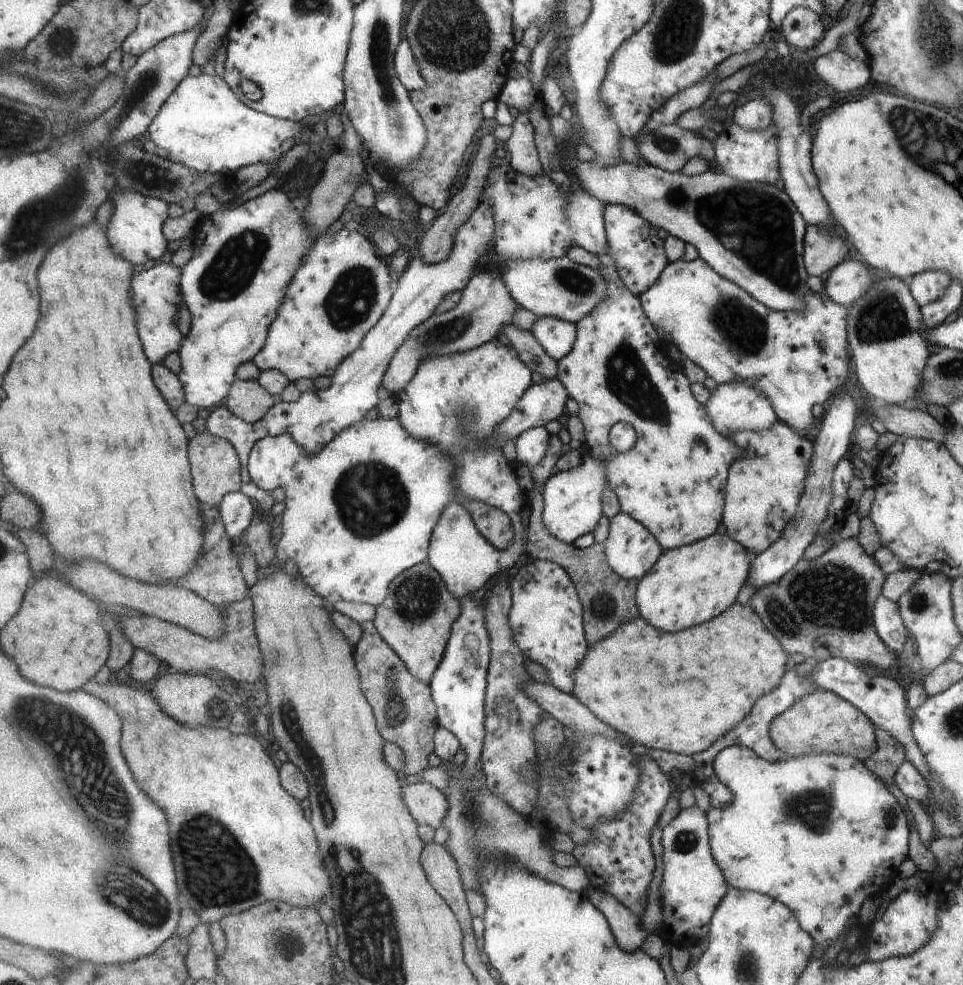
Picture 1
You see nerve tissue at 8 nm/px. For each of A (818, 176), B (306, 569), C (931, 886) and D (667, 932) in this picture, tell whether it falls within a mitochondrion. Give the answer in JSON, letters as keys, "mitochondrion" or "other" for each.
{"A":"other","B":"other","C":"other","D":"other"}

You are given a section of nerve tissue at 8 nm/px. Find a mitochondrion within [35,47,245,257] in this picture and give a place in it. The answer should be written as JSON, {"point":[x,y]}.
{"point":[171,185]}

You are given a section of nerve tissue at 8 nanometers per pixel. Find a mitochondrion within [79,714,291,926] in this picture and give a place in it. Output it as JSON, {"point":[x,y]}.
{"point":[223,885]}

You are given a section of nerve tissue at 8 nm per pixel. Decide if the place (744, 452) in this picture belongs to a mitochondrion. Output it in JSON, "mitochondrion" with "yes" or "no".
{"mitochondrion":"no"}

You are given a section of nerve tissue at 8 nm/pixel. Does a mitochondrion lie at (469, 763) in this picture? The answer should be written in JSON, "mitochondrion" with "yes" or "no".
{"mitochondrion":"no"}

